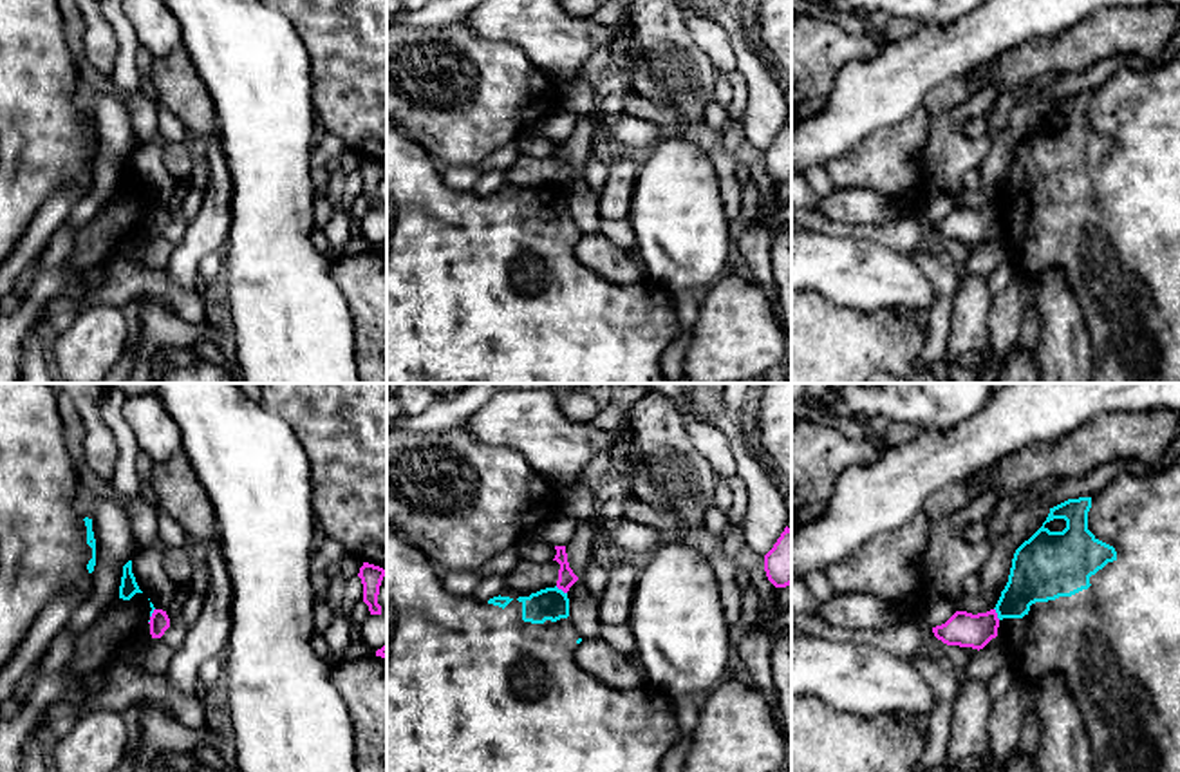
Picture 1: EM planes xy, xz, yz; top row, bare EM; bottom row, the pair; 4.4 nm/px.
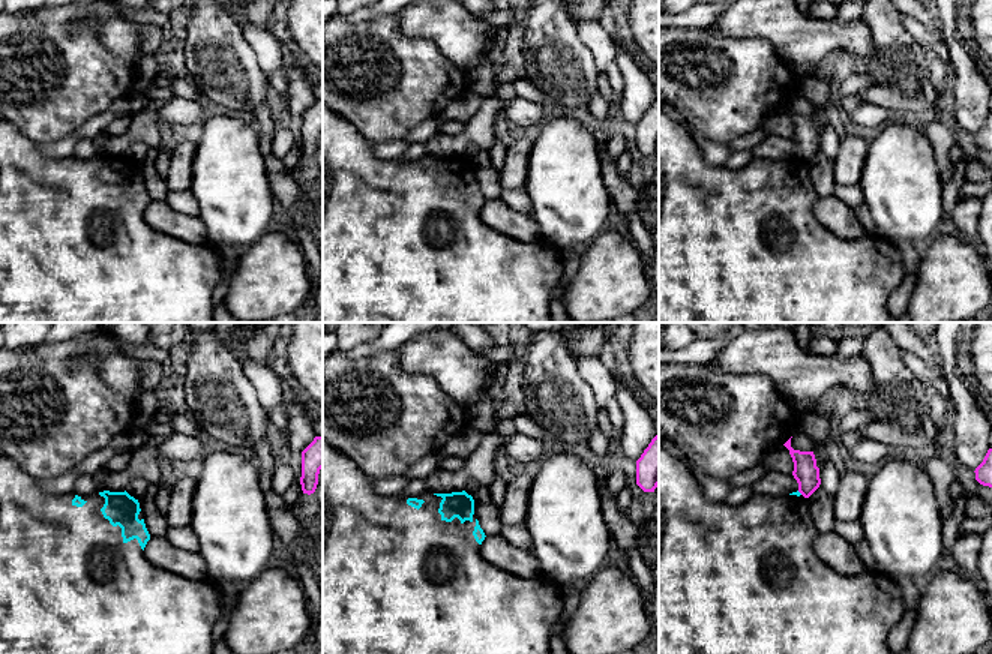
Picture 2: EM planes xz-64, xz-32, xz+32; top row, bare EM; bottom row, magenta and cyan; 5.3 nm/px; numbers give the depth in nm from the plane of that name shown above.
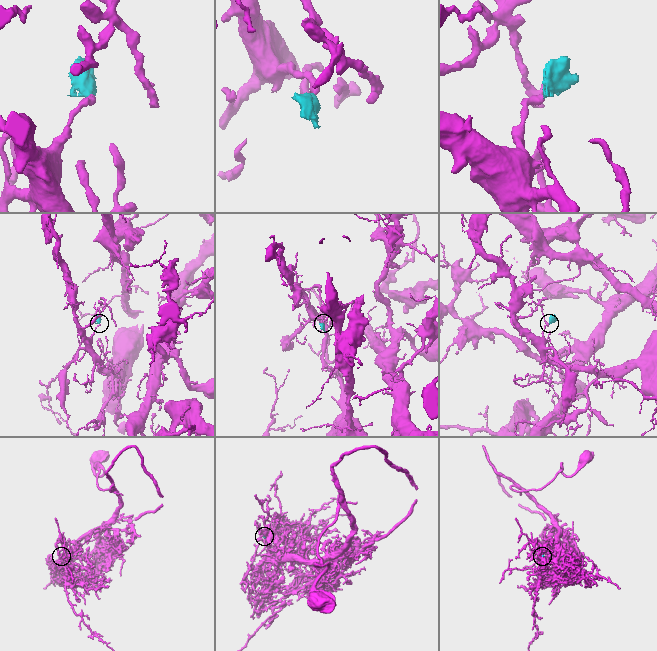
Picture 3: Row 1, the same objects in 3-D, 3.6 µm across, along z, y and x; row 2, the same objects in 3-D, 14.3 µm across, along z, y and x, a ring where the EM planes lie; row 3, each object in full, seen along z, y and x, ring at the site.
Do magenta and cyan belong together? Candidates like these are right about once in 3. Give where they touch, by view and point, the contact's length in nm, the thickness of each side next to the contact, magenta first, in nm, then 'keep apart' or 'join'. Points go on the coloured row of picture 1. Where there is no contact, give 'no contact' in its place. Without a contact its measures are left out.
contact xz (561, 588); length 70 nm; calibres 80 and 140 nm; keep apart

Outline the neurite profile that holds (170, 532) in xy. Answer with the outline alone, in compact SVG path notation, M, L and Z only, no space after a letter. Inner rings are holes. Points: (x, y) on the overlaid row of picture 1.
M159 510L157 513L157 539L166 546L184 548L188 541L188 533L183 526L170 517L166 512Z

